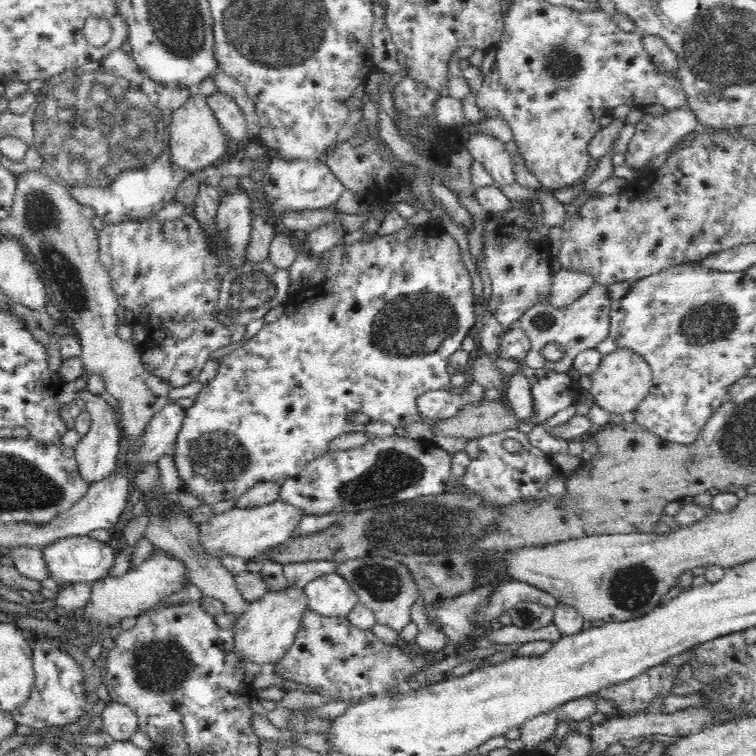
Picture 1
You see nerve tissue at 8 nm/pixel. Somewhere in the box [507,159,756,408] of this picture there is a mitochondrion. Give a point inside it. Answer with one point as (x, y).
(708, 323)

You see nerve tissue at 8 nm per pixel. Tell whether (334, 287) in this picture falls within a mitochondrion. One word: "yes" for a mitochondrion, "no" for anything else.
no

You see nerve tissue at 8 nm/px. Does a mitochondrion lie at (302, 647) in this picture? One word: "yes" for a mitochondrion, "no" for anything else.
no

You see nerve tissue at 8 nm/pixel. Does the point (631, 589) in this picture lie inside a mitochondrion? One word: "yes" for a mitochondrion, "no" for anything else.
yes

